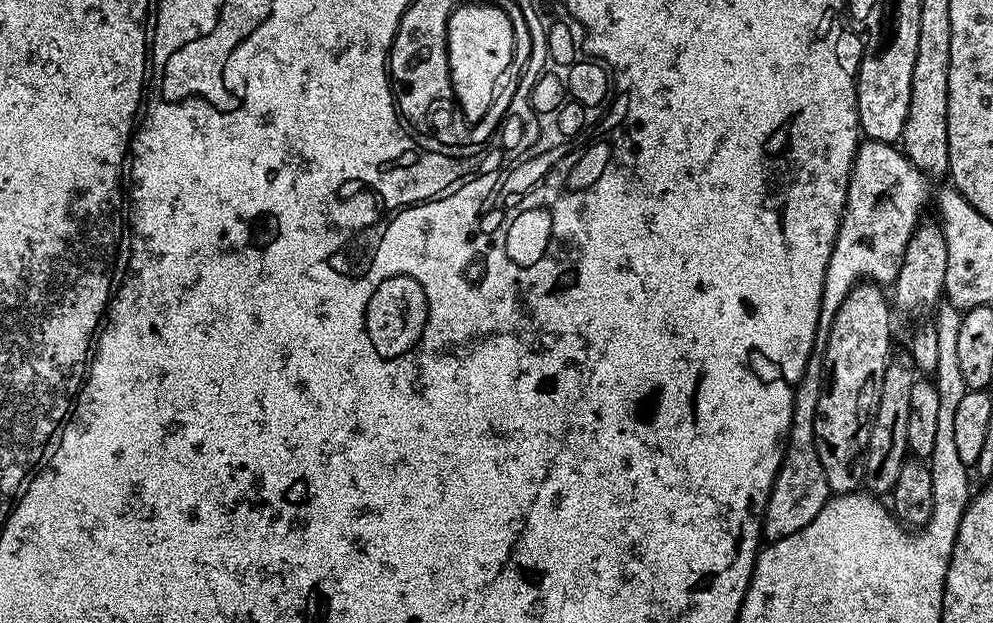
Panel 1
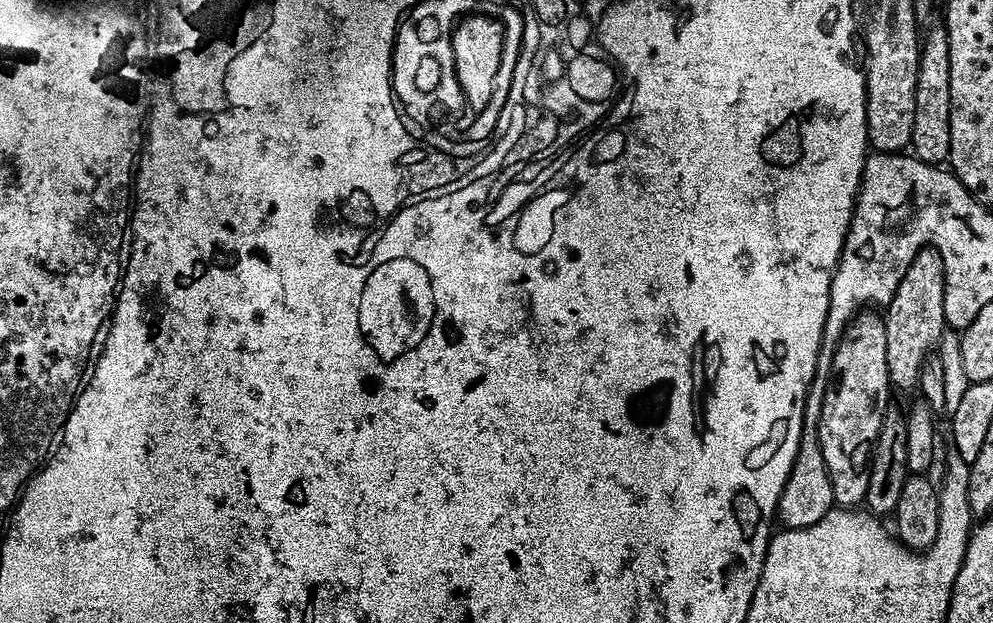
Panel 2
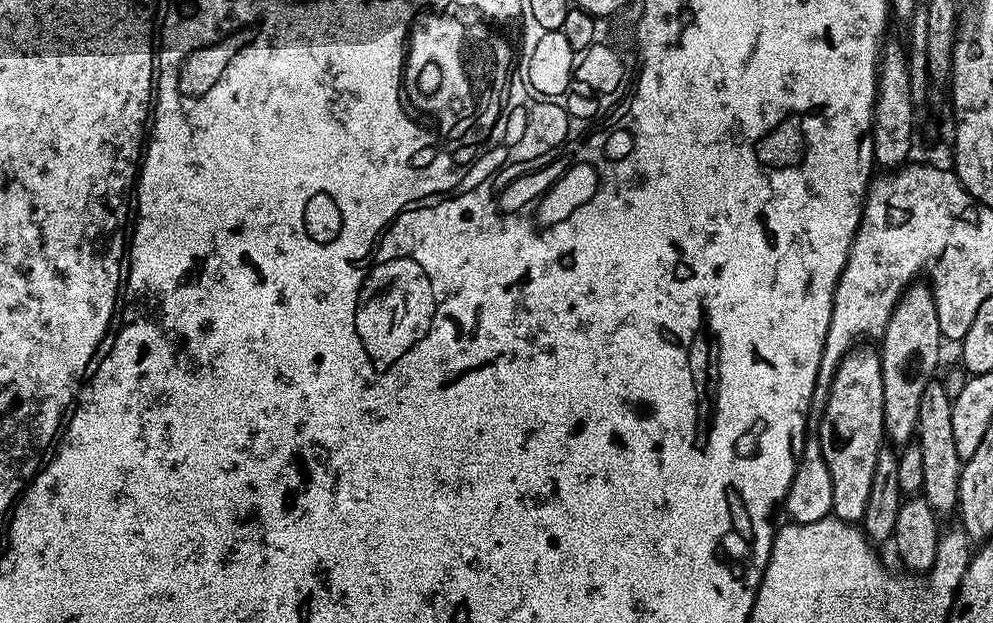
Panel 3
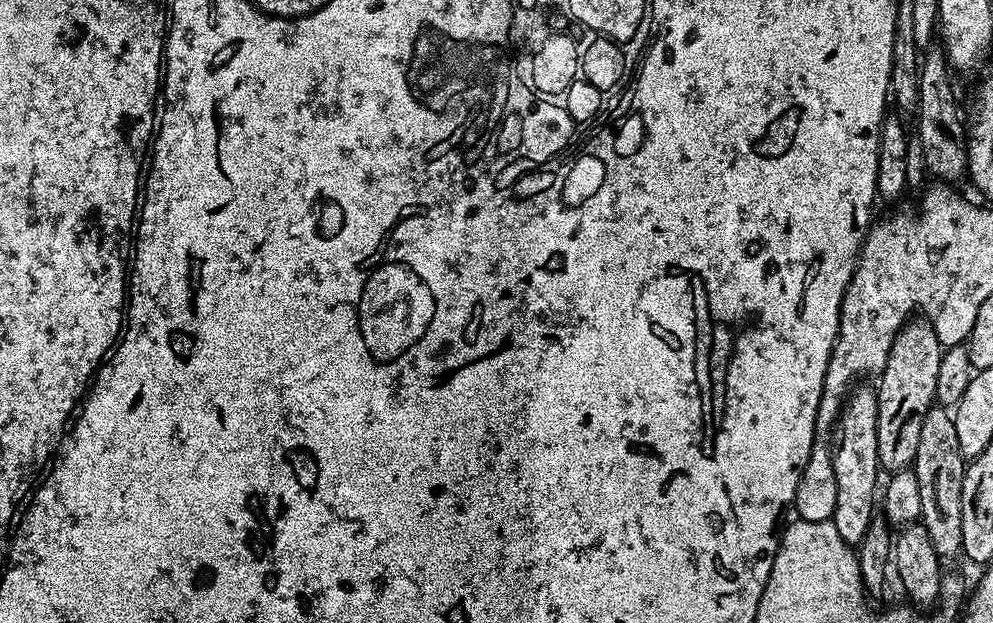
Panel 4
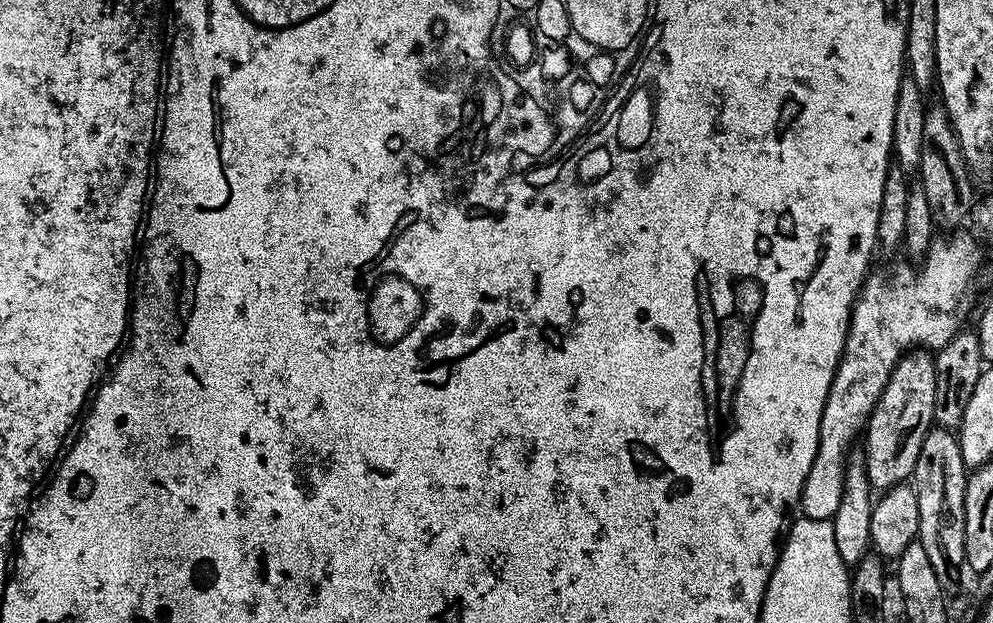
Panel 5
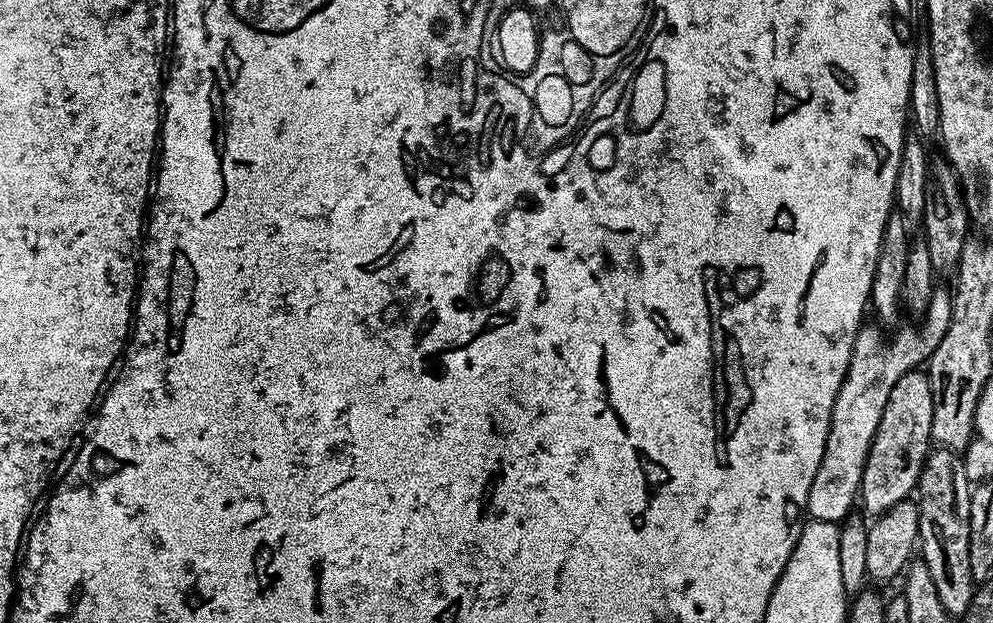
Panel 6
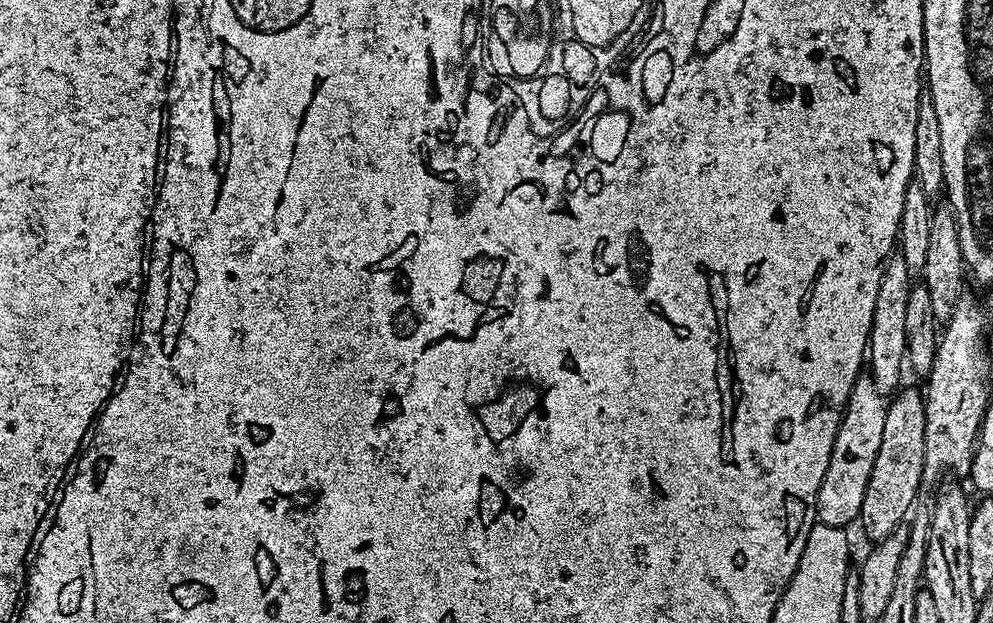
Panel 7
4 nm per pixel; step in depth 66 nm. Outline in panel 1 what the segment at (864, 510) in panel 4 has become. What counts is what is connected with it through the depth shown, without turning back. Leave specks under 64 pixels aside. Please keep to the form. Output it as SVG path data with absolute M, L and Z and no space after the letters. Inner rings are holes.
M871 282L855 284L834 316L824 351L826 383L814 418L816 449L829 493L854 492L863 485L861 457L870 442L872 416L878 410L882 378L893 351L892 316L894 312L885 289Z

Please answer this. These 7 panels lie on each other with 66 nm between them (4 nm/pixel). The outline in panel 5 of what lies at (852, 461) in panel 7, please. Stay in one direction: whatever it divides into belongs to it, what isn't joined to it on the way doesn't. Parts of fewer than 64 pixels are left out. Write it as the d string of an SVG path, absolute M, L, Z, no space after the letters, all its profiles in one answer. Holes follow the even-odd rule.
M958 234L945 235L948 236L945 240L934 239L927 256L917 268L900 268L893 276L888 277L873 271L864 277L864 285L856 295L856 304L848 323L844 353L840 365L836 367L834 382L830 382L830 394L822 410L818 454L814 454L814 466L810 466L810 474L806 474L806 482L802 486L798 508L799 511L804 511L801 513L807 519L831 520L838 510L838 502L842 502L844 471L848 469L850 453L853 451L852 443L861 439L868 417L876 409L878 398L898 361L917 346L924 350L944 348L965 327L964 319L967 318L972 304L968 300L960 300L960 288L966 287L968 279L976 272L976 248L970 237L954 235Z

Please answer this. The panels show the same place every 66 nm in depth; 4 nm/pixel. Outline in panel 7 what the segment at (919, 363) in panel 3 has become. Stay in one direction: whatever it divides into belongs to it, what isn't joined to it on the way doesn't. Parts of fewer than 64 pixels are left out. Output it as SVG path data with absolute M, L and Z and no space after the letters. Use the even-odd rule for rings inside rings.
M901 387L887 401L888 409L886 410L886 427L882 430L882 446L878 449L878 454L874 458L874 470L870 474L870 483L866 485L866 498L862 498L862 510L858 521L859 527L864 527L864 532L869 536L869 541L875 542L886 538L890 534L894 534L894 530L901 527L909 519L910 513L913 511L914 505L917 503L916 495L922 492L920 483L922 482L922 466L924 465L924 451L926 450L926 410L924 409L924 392L921 389Z

